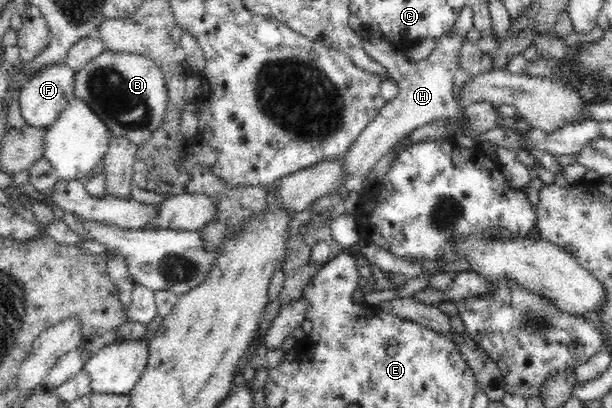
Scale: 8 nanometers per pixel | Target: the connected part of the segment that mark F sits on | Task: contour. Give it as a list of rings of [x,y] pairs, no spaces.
[[[67,63],[50,64],[35,71],[20,88],[19,104],[25,124],[49,128],[74,97],[75,71]]]

